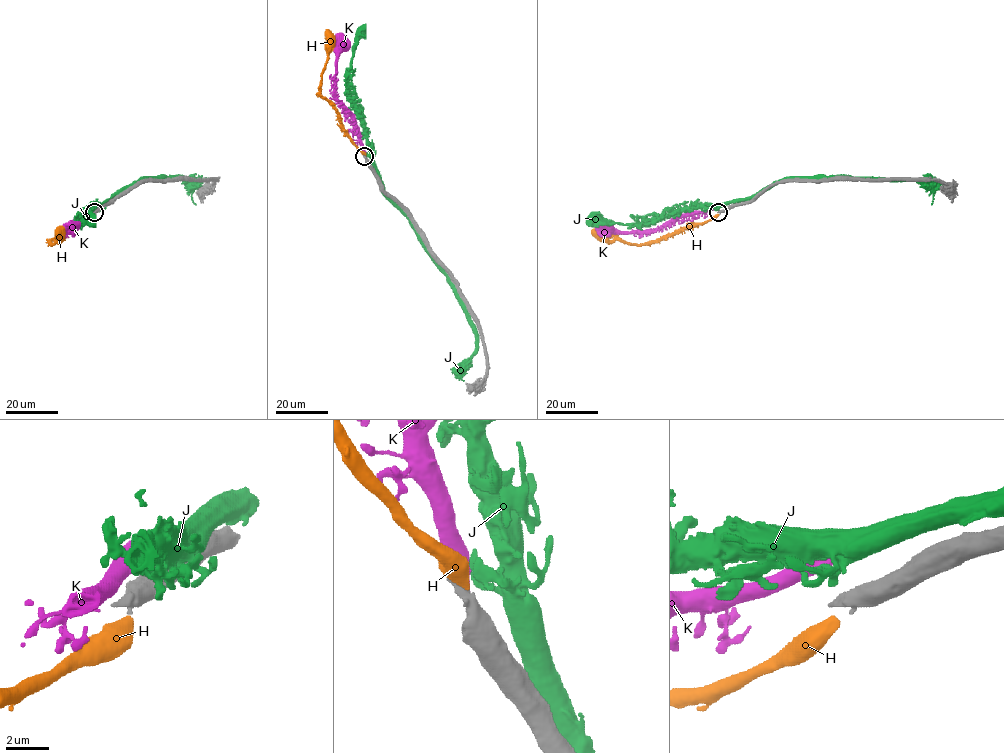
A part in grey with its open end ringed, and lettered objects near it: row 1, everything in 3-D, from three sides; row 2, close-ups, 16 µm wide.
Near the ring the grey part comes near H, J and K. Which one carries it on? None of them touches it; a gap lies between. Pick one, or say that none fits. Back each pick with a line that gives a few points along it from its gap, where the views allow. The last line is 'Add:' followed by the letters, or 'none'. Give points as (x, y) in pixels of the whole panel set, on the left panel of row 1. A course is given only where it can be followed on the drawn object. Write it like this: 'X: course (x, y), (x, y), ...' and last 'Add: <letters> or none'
Add: none

